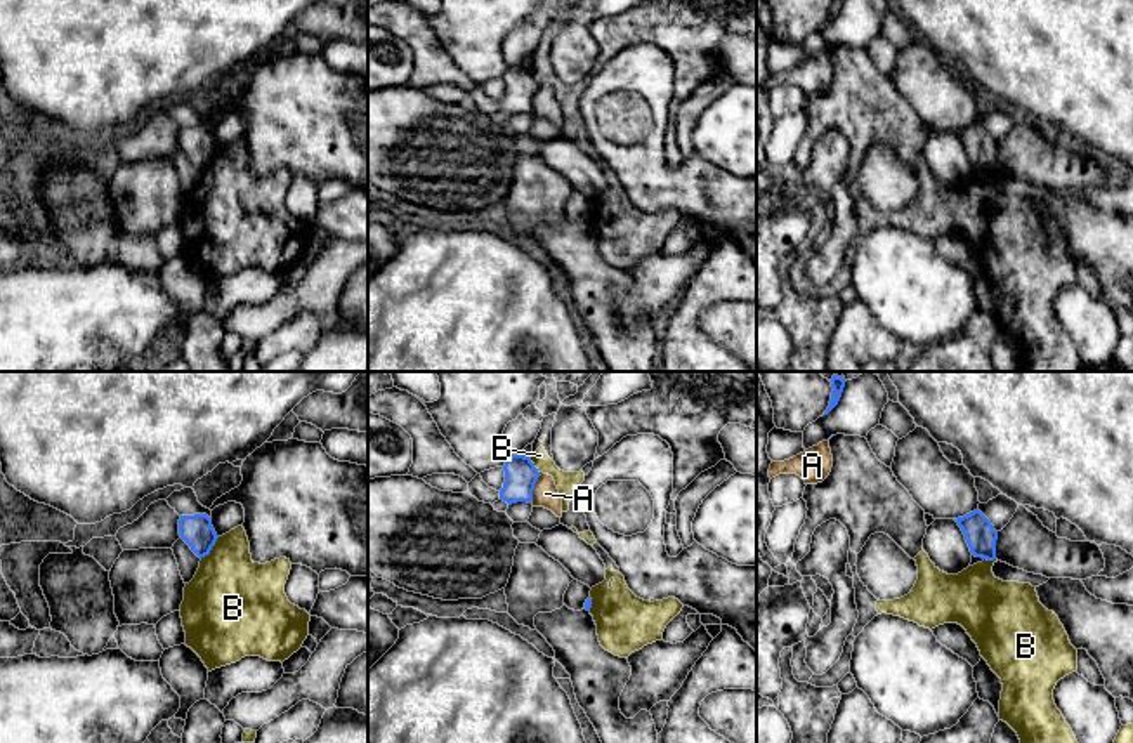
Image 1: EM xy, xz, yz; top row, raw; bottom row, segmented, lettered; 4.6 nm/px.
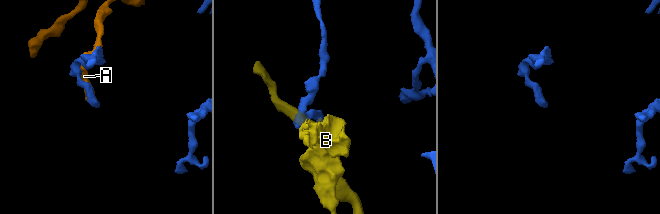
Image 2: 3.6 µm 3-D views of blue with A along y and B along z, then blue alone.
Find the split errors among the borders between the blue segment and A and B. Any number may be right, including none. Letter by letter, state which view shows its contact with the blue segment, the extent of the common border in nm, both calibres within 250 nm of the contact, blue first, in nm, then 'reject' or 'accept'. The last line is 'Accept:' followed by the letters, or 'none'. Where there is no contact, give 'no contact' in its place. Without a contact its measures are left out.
A: meets blue in xz; contact 140 nm long; 150 nm thick on the blue side, 120 nm on the other; reject
B: meets blue in xy; contact 140 nm long; 150 nm thick on the blue side, 400 nm on the other; reject
Accept: none

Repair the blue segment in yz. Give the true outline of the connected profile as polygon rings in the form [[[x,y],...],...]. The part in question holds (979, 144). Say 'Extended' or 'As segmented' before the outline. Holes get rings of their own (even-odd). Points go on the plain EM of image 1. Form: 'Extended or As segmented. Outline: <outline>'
As segmented. Outline: [[[979,120],[954,132],[961,139],[972,167],[987,172],[996,170],[998,142]]]

